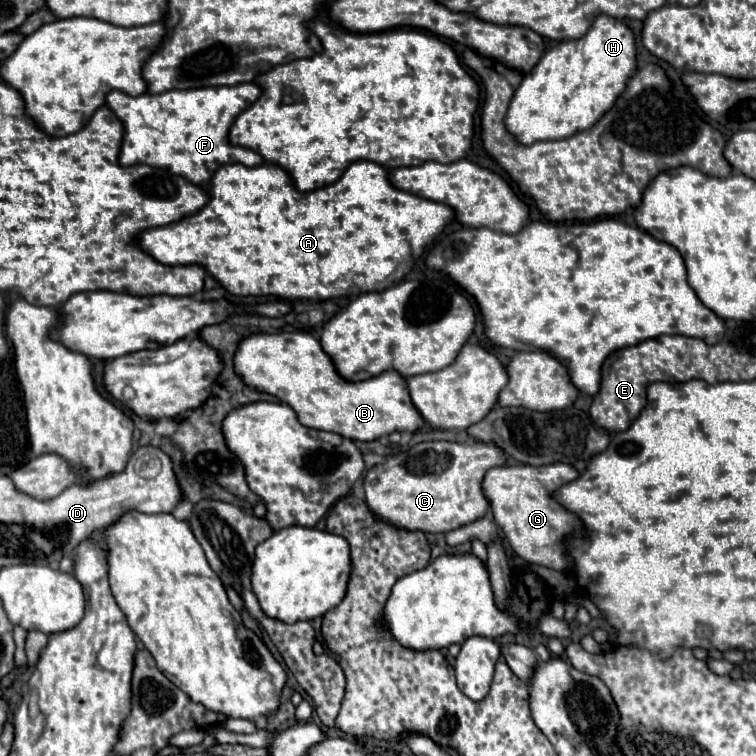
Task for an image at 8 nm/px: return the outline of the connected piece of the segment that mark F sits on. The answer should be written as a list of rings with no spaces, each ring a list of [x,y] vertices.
[[[254,82],[216,88],[168,90],[160,94],[146,92],[140,96],[112,90],[106,96],[106,104],[124,122],[124,140],[118,162],[122,166],[148,164],[154,168],[166,168],[202,188],[210,186],[210,180],[220,166],[236,162],[244,166],[260,166],[264,164],[260,154],[234,146],[228,138],[236,116],[254,104],[260,94],[262,88]]]

